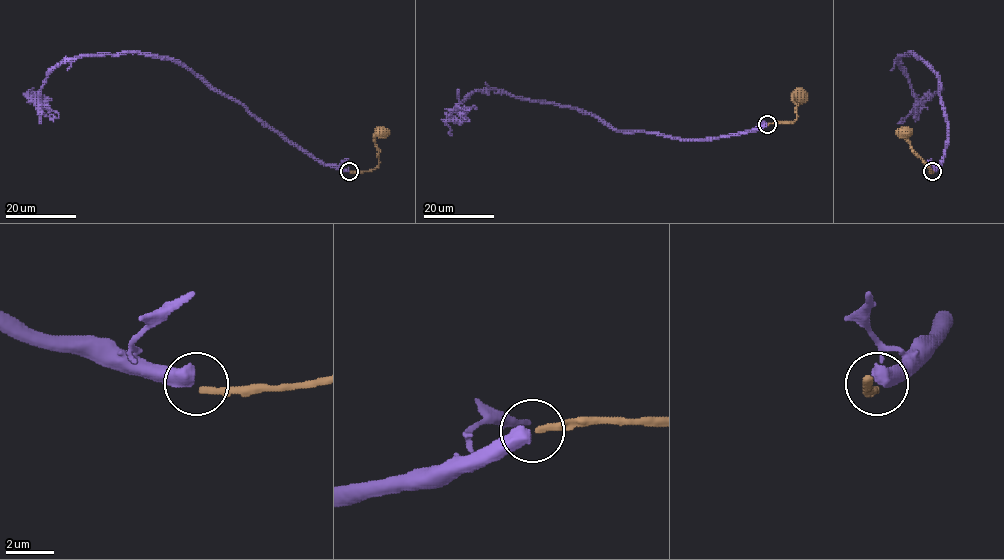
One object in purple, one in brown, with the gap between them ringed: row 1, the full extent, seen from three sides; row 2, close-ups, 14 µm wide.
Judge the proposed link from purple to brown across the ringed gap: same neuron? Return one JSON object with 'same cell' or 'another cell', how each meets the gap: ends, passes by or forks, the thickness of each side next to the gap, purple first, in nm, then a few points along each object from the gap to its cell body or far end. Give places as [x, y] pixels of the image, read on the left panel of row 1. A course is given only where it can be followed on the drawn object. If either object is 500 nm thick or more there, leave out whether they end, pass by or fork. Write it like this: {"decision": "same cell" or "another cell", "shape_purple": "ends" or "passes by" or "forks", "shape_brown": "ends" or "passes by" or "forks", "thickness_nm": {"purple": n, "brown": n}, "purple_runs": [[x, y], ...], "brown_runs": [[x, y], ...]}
{"decision": "another cell", "thickness_nm": {"purple": 600, "brown": 280}, "purple_runs": [[349, 170], [320, 163], [238, 102], [174, 61], [149, 53], [65, 58], [40, 90], [40, 124]], "brown_runs": [[350, 171], [368, 171], [376, 167], [379, 157], [375, 136], [382, 131]]}

